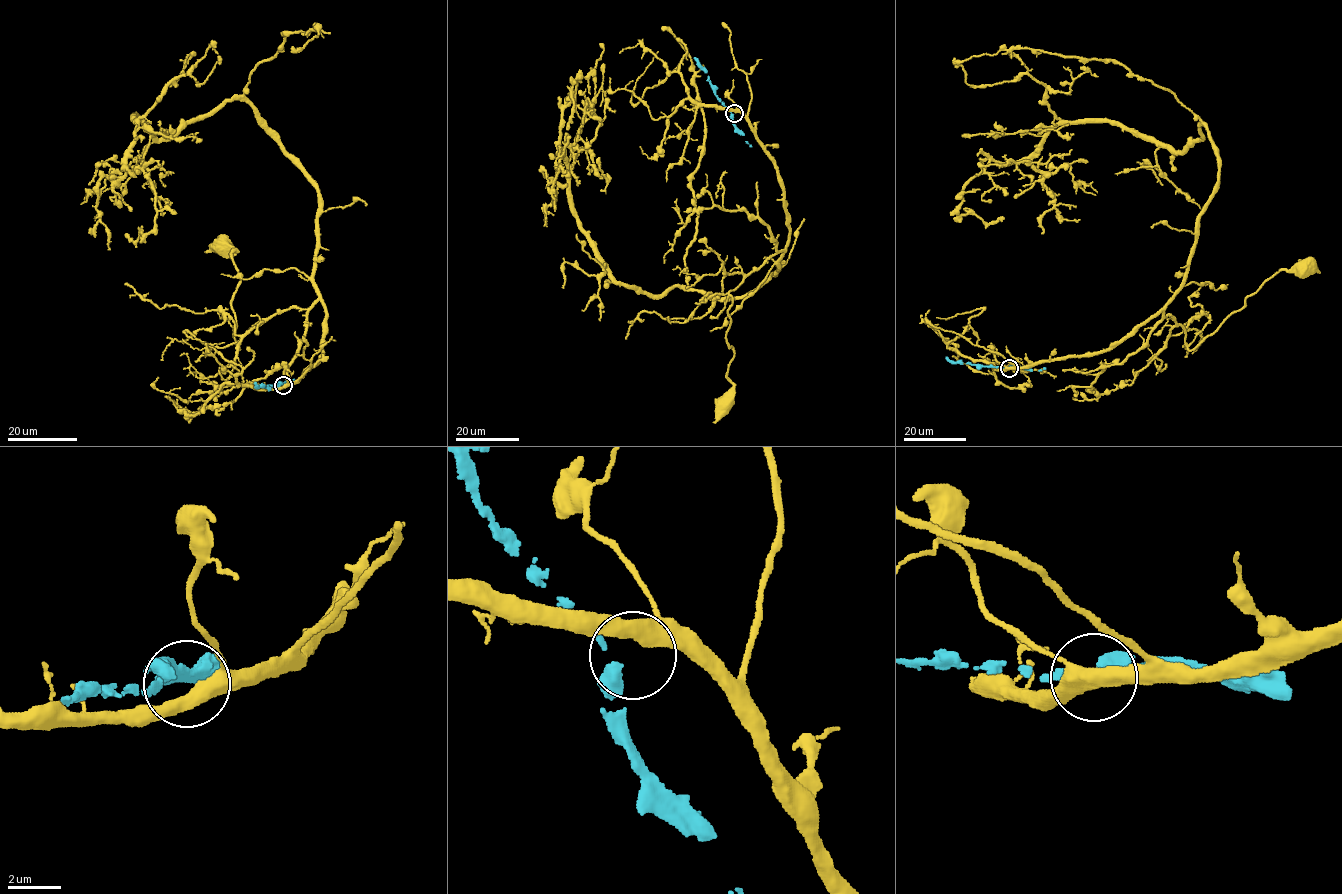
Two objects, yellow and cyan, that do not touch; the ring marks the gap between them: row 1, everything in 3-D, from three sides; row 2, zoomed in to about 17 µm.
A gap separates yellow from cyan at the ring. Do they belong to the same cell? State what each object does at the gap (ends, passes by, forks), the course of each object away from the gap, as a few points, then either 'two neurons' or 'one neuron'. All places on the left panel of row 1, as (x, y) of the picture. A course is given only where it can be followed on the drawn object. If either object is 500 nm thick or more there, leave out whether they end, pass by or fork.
yellow passes by | cyan passes by | yellow via (284, 386), (318, 362), (322, 301), (262, 319), (238, 349), (230, 301), (240, 280), (236, 250), (223, 245) | cyan via (282, 384), (257, 387), (254, 383) | two neurons

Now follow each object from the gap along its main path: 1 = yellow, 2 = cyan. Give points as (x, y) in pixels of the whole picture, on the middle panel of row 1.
1: (735, 112), (774, 162), (790, 228), (787, 247), (729, 291), (733, 392), (724, 403)
2: (733, 114), (717, 97), (706, 72), (694, 57)

